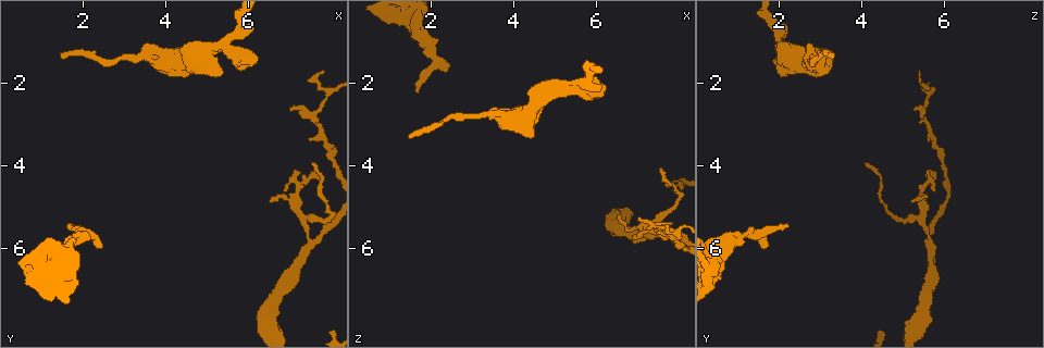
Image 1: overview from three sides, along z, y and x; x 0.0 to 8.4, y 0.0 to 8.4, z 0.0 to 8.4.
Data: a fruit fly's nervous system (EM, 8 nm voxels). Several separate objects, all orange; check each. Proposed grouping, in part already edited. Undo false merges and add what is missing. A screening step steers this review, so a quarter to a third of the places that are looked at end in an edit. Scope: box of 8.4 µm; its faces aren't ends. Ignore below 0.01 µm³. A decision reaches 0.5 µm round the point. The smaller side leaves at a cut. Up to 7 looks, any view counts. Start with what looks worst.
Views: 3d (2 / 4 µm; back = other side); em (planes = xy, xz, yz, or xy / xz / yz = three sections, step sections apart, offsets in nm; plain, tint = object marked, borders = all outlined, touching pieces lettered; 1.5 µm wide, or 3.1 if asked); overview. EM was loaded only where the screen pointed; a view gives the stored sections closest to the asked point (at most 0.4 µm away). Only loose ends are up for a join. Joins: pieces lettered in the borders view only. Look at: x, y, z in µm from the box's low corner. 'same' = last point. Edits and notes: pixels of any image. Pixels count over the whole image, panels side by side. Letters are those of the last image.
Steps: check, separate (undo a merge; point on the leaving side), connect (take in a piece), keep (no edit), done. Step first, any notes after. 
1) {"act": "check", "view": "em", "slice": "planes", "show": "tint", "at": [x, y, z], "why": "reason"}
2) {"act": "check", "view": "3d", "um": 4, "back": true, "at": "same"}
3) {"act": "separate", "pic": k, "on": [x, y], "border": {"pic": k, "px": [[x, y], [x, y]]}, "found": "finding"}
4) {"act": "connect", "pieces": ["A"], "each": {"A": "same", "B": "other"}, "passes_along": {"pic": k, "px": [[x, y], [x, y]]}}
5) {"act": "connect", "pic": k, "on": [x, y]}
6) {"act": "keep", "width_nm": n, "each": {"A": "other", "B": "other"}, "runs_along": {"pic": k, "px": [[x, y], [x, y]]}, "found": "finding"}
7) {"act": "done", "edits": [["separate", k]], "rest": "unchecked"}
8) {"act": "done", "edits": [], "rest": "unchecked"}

{"act": "check", "view": "3d", "um": 4, "at": [1.75, 5.45, 2.25], "why": "thin end"}

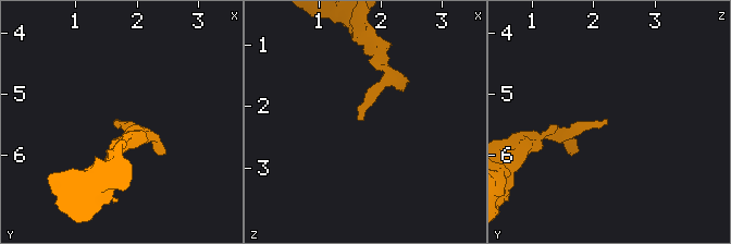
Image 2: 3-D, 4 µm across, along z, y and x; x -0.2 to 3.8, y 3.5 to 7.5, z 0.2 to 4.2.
{"act": "check", "view": "em", "slice": "planes", "show": "borders", "at": [1.75, 5.45, 2.25], "why": "shape alone is not enough"}

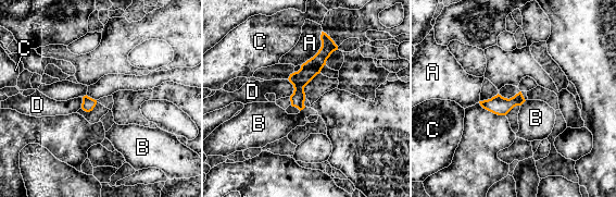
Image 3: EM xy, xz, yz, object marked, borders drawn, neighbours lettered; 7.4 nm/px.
{"act": "keep", "longest_contact_nm": ["A", 260], "each": {"A": "other", "B": "other", "C": "other", "D": "other"}, "border": {"pic": 3, "px": [[305, 107], [300, 111]]}, "found": "none of them fits"}

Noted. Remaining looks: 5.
{"act": "check", "view": "3d", "um": 2, "at": [5.35, 1.70, 2.20], "why": "an open end"}

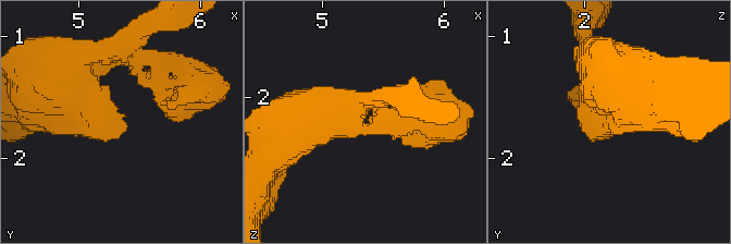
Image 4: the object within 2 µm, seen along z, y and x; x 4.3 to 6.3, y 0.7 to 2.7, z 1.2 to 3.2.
{"act": "check", "view": "em", "slice": "xy", "step": 8, "show": "borders", "at": [5.34, 1.76, 2.14], "why": "need the tissue"}

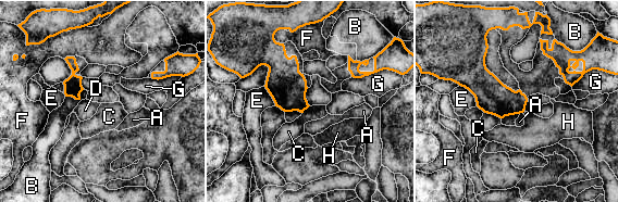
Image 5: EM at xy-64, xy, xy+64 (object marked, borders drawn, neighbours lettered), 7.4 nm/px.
{"act": "check", "view": "em", "slice": "xz", "step": 4, "show": "borders", "at": "same"}

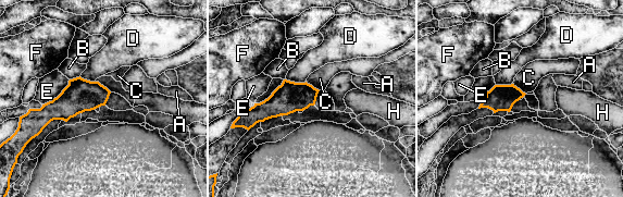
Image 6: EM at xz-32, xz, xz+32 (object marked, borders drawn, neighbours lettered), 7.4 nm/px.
{"act": "keep", "each": {"A": "other", "B": "other", "C": "other", "D": "other", "E": "other", "F": "other", "H": "other"}, "border": {"pic": 6, "px": [[306, 81], [319, 90]]}, "found": "none of them fits"}

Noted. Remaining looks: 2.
{"act": "check", "view": "em", "slice": "planes", "show": "borders", "at": [7.85, 1.65, 5.45], "why": "free end"}

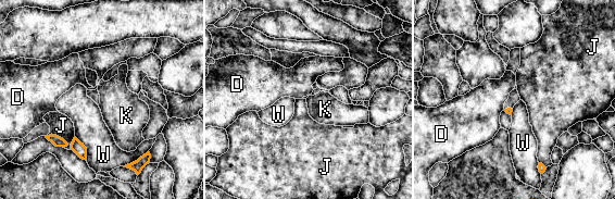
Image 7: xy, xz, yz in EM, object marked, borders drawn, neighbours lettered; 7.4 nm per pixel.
{"act": "keep", "each": {"D": "other", "J": "other", "K": "other", "W": "other"}, "border": {"pic": 7, "px": [[148, 150], [124, 166]]}, "found": "no lettered piece goes on from it"}

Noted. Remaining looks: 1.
{"act": "done", "edits": [], "rest": "unchecked"}

